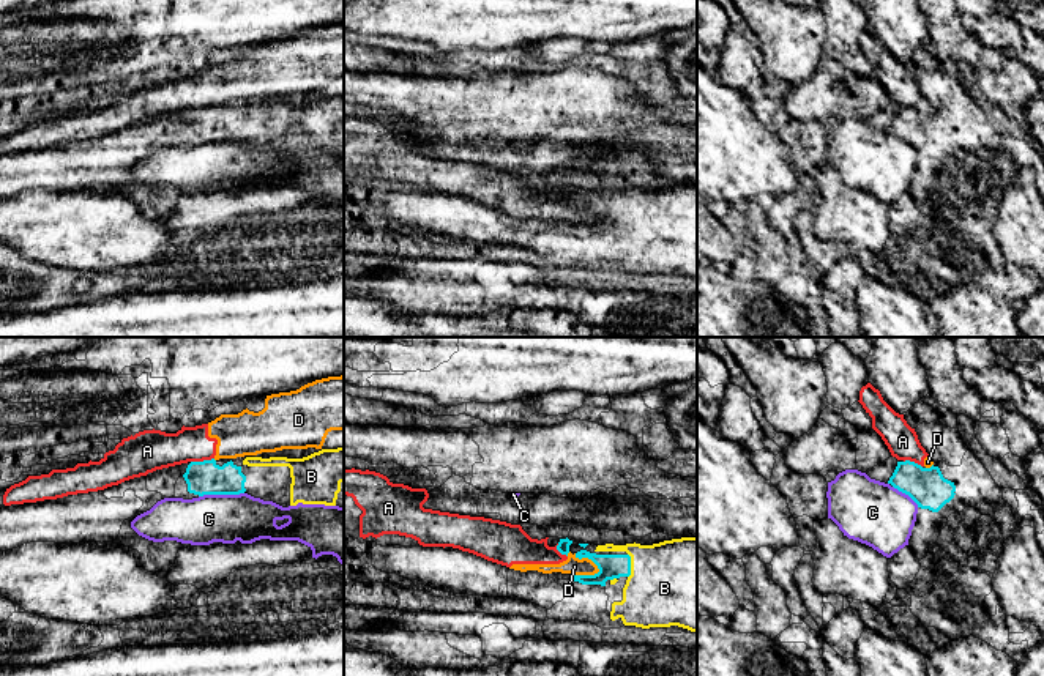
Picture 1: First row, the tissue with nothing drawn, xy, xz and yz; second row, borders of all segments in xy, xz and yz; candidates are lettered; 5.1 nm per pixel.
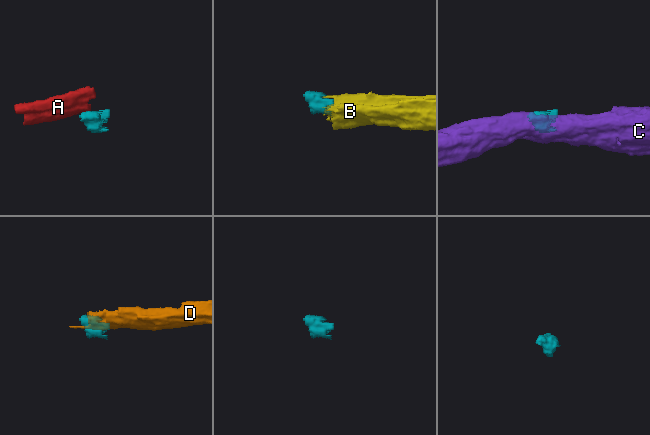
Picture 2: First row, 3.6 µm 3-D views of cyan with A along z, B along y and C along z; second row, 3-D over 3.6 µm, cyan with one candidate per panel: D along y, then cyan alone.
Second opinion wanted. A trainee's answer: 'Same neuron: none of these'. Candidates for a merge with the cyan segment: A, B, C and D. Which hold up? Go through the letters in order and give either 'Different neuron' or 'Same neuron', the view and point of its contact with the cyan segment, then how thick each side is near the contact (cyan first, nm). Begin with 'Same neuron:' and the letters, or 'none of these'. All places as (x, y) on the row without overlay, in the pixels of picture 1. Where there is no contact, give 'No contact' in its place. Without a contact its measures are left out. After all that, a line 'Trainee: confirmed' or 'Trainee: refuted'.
Same neuron: B
A: Different neuron. Touches cyan at xy (204, 107). Thickness 180 nm (cyan) against 200 nm
B: Same neuron. Touches cyan at xz (630, 213). Thickness 130 nm (cyan) against 440 nm
C: Different neuron. Touches cyan at xy (221, 141). Thickness 180 nm (cyan) against 240 nm
D: Different neuron. Touches cyan at xz (589, 205). Thickness 130 nm (cyan) against 90 nm
Trainee: refuted

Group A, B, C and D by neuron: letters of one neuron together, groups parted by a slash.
A D / B / C

